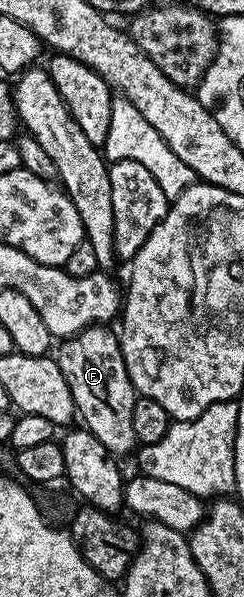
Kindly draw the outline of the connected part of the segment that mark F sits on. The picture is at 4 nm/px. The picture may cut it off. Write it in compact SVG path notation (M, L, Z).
M90 326L68 337L55 359L63 370L63 378L67 378L71 398L75 398L80 423L95 434L109 452L121 458L124 452L132 453L138 447L135 425L131 423L138 394L123 362L118 333L107 329L105 326Z

